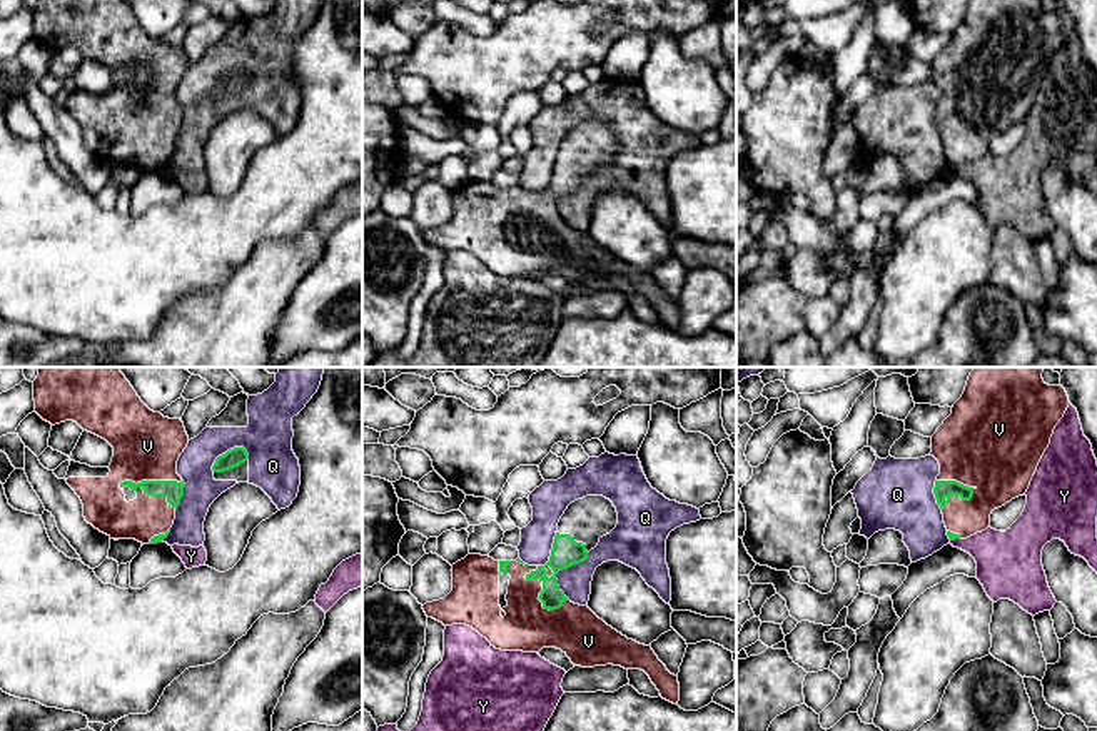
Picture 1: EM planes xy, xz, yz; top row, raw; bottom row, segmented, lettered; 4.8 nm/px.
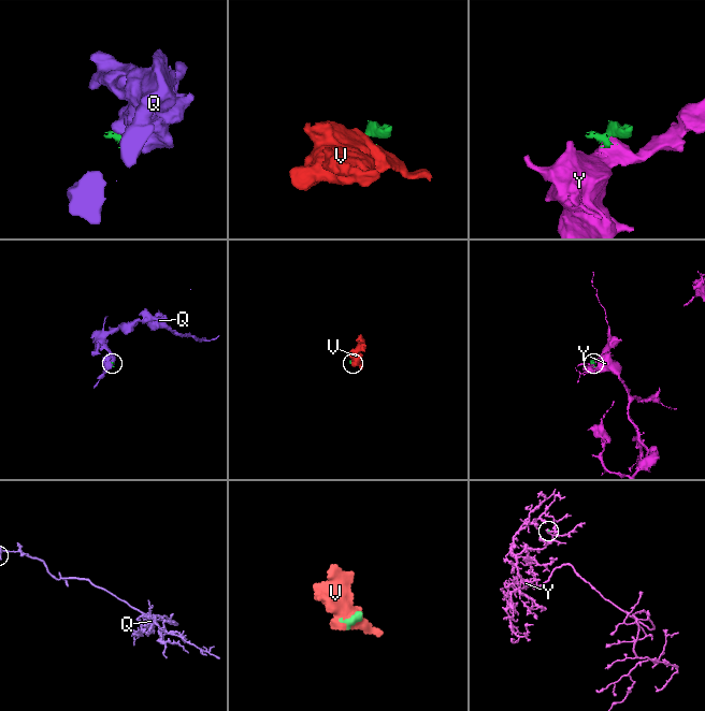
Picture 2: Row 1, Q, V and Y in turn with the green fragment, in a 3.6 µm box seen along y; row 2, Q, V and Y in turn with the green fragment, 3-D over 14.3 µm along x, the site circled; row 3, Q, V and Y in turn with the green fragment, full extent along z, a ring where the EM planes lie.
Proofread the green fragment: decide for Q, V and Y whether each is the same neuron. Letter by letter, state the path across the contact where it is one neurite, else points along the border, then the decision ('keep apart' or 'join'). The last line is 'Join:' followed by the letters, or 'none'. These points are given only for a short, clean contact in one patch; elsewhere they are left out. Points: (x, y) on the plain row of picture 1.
Q: keep apart
V: join
Y: border yz (959, 164), (950, 167); keep apart
Join: V

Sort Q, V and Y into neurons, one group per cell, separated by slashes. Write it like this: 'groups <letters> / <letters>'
groups Q / V / Y

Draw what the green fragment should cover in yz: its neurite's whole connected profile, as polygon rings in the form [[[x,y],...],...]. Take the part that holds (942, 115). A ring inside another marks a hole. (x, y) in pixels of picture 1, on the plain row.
[[[1042,0],[968,2],[952,40],[932,62],[930,82],[940,90],[933,120],[950,167],[985,157],[993,135],[1027,118],[1069,30],[1065,15],[1045,10]]]

